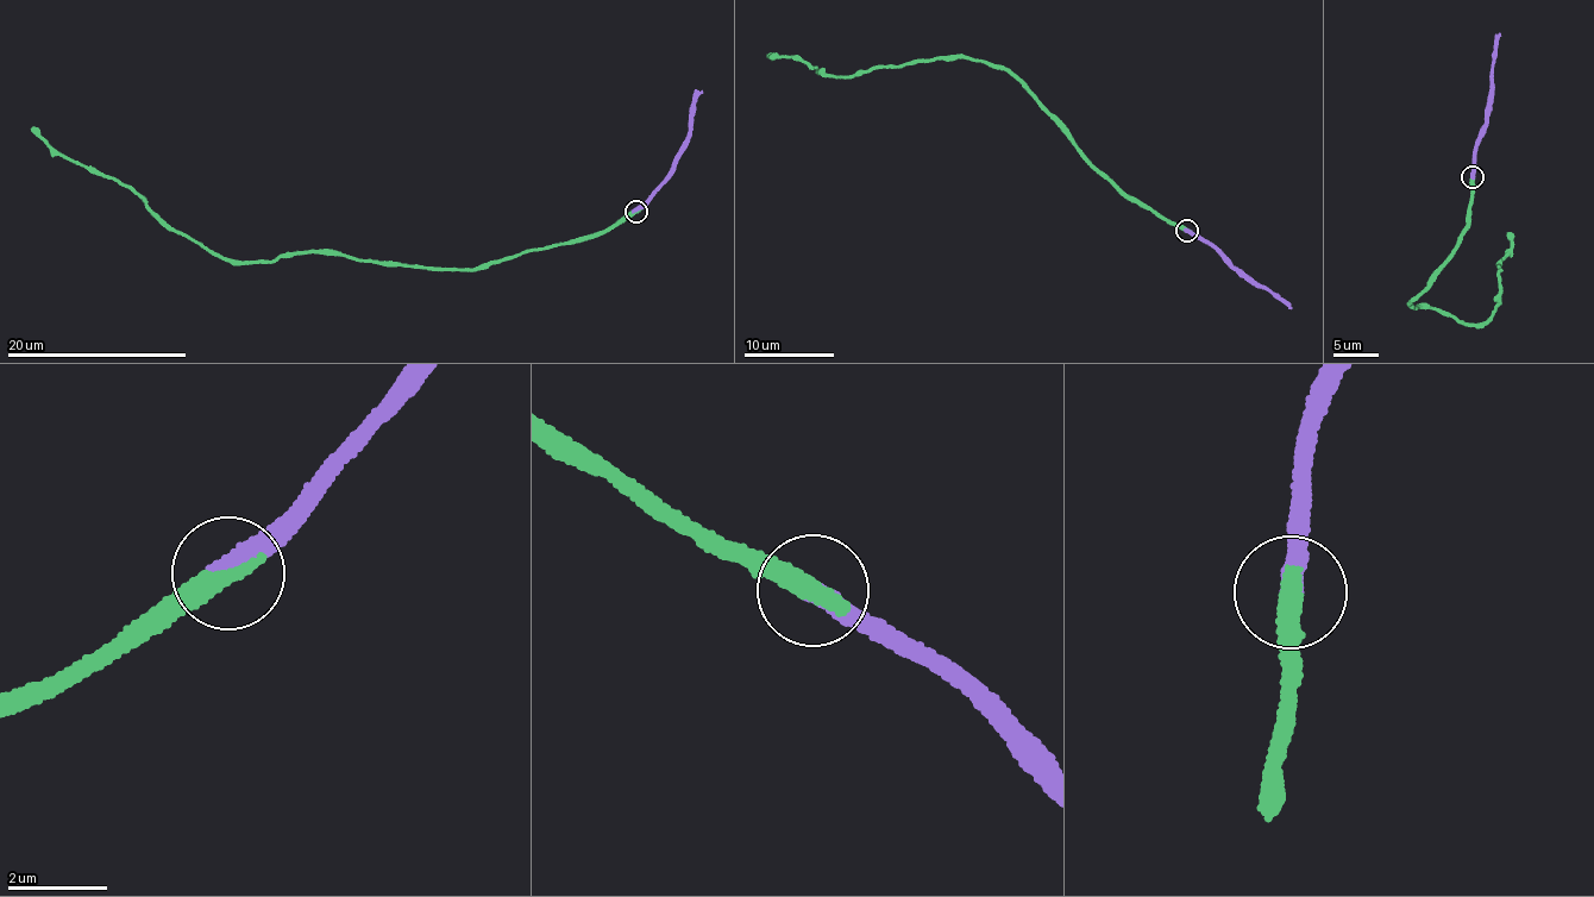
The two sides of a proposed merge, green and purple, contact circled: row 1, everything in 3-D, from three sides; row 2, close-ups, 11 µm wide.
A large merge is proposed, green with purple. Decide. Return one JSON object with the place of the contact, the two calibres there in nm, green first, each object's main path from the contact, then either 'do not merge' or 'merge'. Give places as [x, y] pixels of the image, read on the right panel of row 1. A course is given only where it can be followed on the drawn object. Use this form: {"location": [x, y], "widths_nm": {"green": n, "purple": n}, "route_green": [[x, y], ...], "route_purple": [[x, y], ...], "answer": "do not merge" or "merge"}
{"location": [1472, 177], "widths_nm": {"green": 480, "purple": 420}, "route_green": [[1472, 176], [1470, 214], [1412, 308], [1487, 325], [1499, 305], [1510, 232]], "route_purple": [[1472, 176], [1485, 124], [1493, 49], [1500, 33]], "answer": "merge"}

